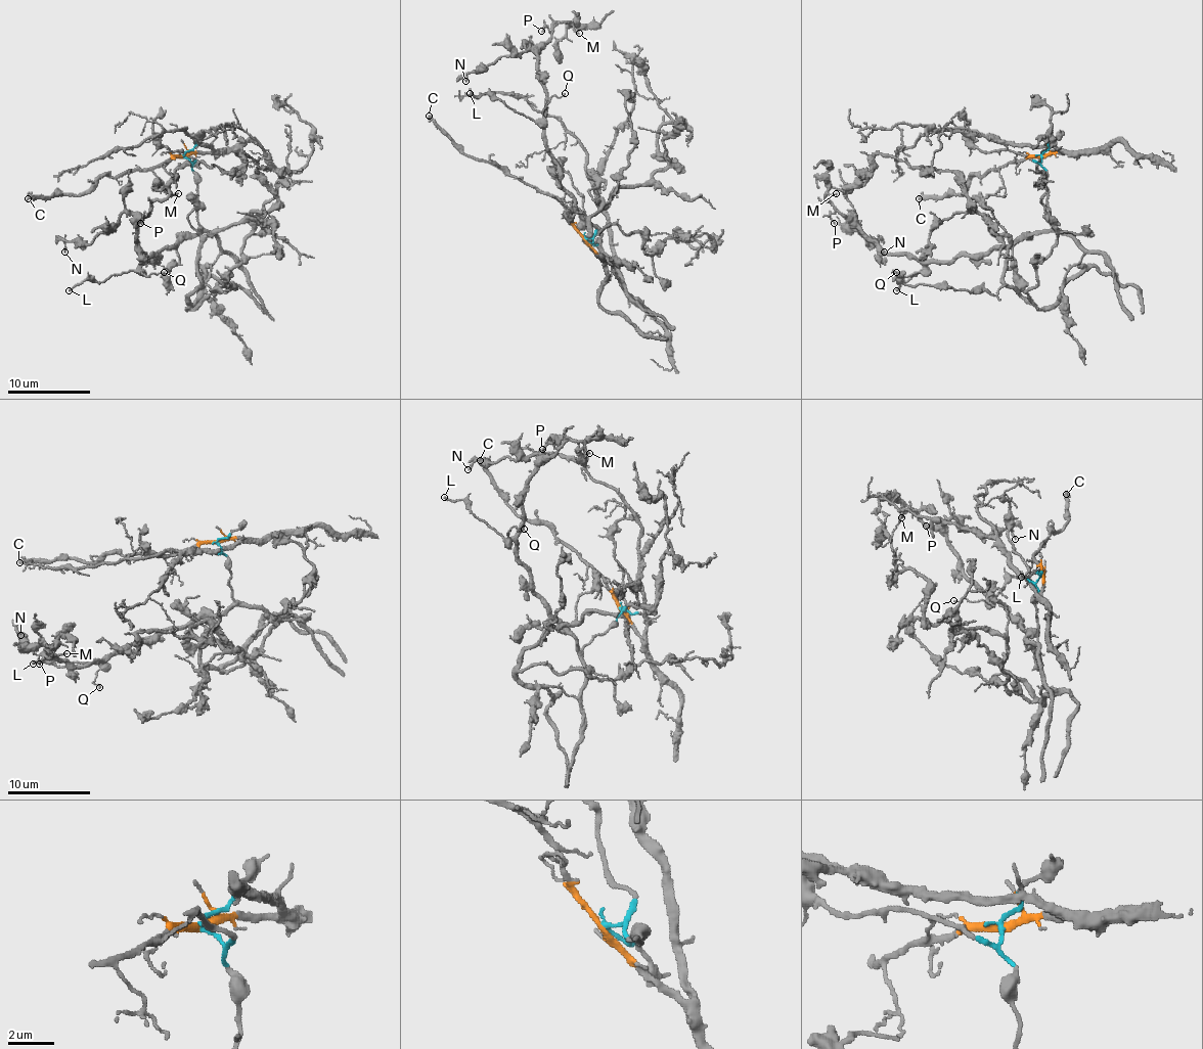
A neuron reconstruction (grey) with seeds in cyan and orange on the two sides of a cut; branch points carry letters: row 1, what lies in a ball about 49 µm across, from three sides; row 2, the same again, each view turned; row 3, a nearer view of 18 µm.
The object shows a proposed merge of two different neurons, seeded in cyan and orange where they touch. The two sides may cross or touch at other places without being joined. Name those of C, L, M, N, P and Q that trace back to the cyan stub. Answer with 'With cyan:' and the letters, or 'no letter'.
With cyan: L, M, N, P, Q

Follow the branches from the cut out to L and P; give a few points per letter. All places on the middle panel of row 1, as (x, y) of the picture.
L: (583, 238), (600, 244), (600, 232), (561, 184), (544, 128), (486, 93), (470, 93)
P: (583, 238), (600, 246), (600, 232), (561, 184), (548, 149), (538, 49), (550, 35), (542, 31)

